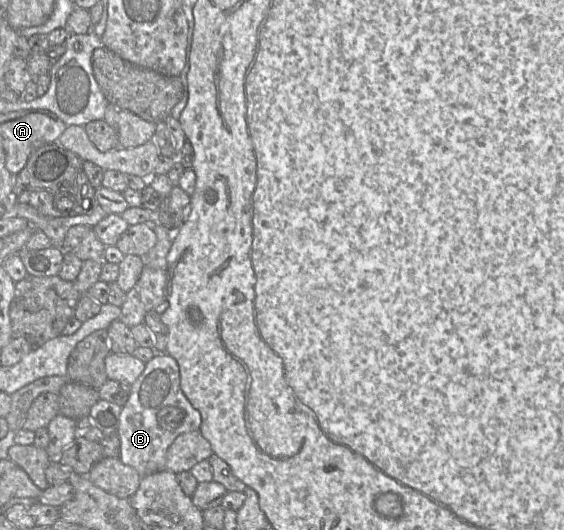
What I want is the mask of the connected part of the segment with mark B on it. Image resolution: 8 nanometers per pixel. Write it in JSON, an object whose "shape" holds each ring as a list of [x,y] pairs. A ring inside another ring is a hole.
{"shape":[[[157,352],[146,363],[144,371],[131,385],[131,393],[122,407],[118,426],[120,459],[133,467],[141,477],[162,471],[167,450],[180,434],[200,430],[201,414],[190,403],[180,387],[177,361],[166,352]]]}

